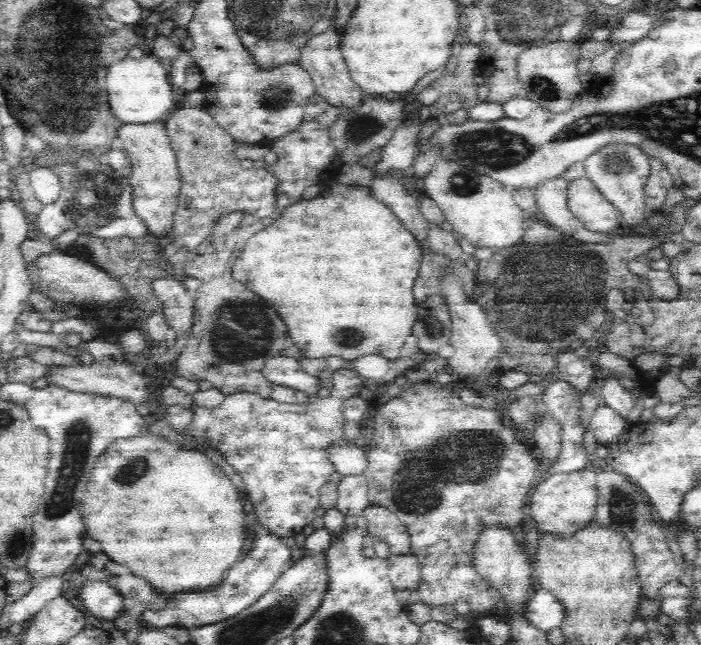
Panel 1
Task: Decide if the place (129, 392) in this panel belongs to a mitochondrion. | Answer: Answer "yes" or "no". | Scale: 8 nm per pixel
no

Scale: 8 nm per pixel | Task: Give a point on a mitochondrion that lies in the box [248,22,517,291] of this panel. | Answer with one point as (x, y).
(277, 97)

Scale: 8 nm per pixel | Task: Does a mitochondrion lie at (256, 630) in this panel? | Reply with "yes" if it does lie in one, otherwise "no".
yes

